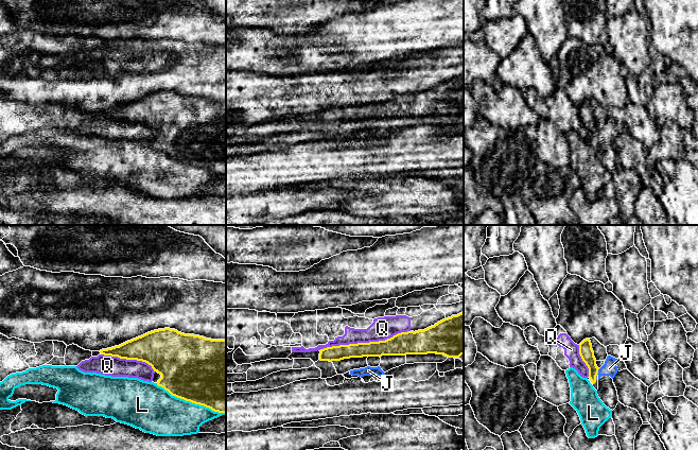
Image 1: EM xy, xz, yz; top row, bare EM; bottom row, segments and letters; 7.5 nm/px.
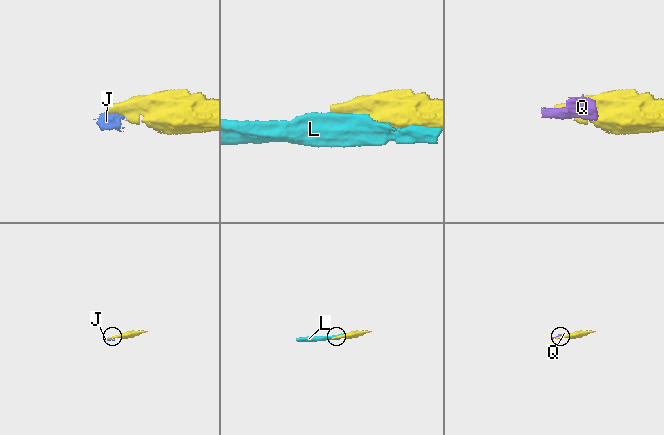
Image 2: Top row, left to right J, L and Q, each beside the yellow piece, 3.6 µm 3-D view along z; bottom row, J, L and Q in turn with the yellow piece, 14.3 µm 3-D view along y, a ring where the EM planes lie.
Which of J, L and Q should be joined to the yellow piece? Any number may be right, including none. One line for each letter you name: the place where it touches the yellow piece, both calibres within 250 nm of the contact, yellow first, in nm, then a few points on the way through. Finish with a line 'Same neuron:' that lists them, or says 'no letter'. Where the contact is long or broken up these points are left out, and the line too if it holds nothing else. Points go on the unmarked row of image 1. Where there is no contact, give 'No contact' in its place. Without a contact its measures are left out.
J: Touches yellow at yz (597, 134). Thickness 110 nm (yellow) against 110 nm. Path across: yz (586, 114), (591, 127), (597, 134), (609, 131)
Same neuron: J

